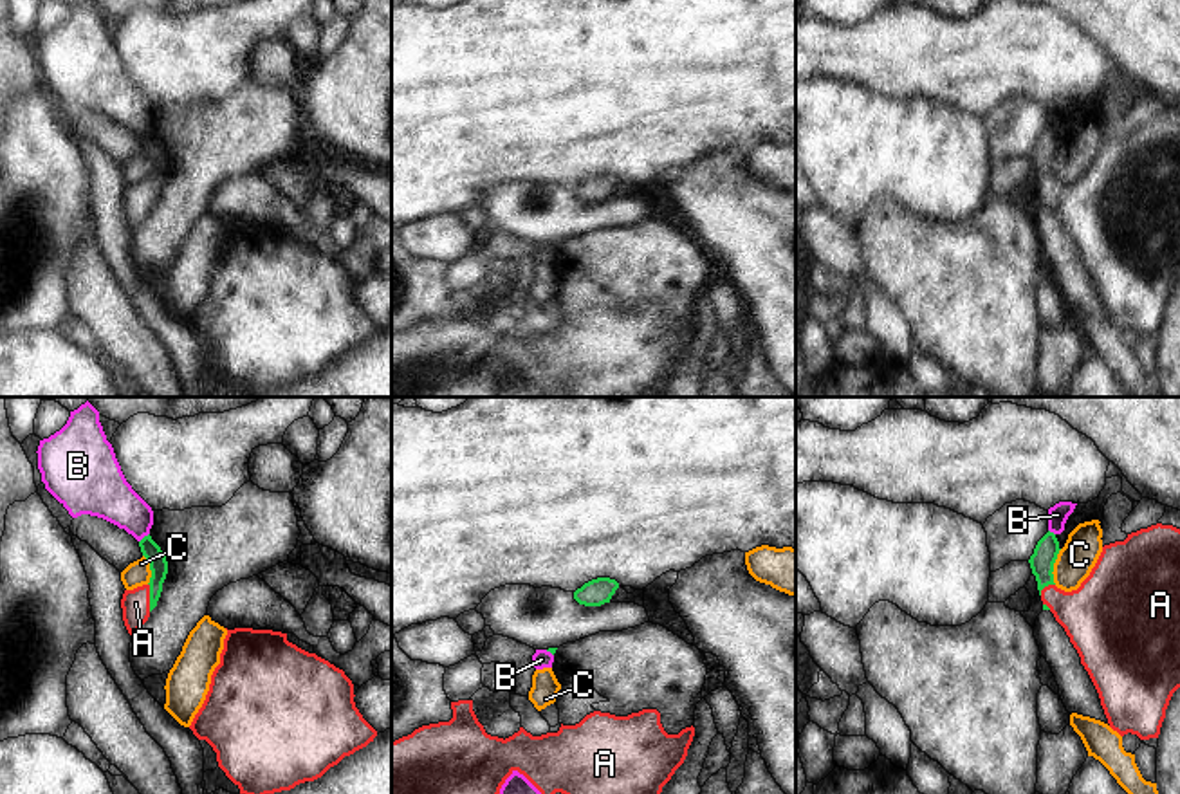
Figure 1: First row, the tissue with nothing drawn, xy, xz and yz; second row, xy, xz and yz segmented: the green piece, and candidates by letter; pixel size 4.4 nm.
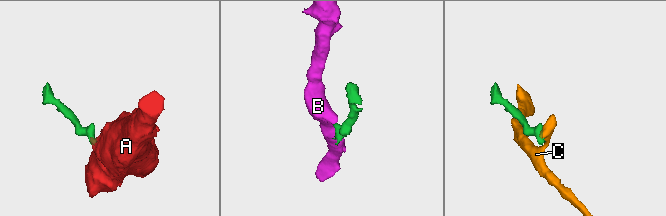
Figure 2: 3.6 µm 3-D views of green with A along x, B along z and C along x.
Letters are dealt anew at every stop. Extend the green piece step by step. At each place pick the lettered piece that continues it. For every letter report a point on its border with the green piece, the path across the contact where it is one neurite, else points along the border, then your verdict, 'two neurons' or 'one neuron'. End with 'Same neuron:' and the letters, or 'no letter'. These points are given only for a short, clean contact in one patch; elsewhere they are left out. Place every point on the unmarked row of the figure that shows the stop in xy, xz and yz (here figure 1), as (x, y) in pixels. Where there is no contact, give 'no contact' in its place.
A: contact xy (150, 193); way xy (157, 157), (157, 175), (150, 193), (136, 199); one neuron
B: contact xy (143, 134); border xy (148, 129), (139, 138); two neurons
C: contact yz (1052, 163); border yz (1061, 145), (1054, 159), (1054, 179); two neurons
Same neuron: A

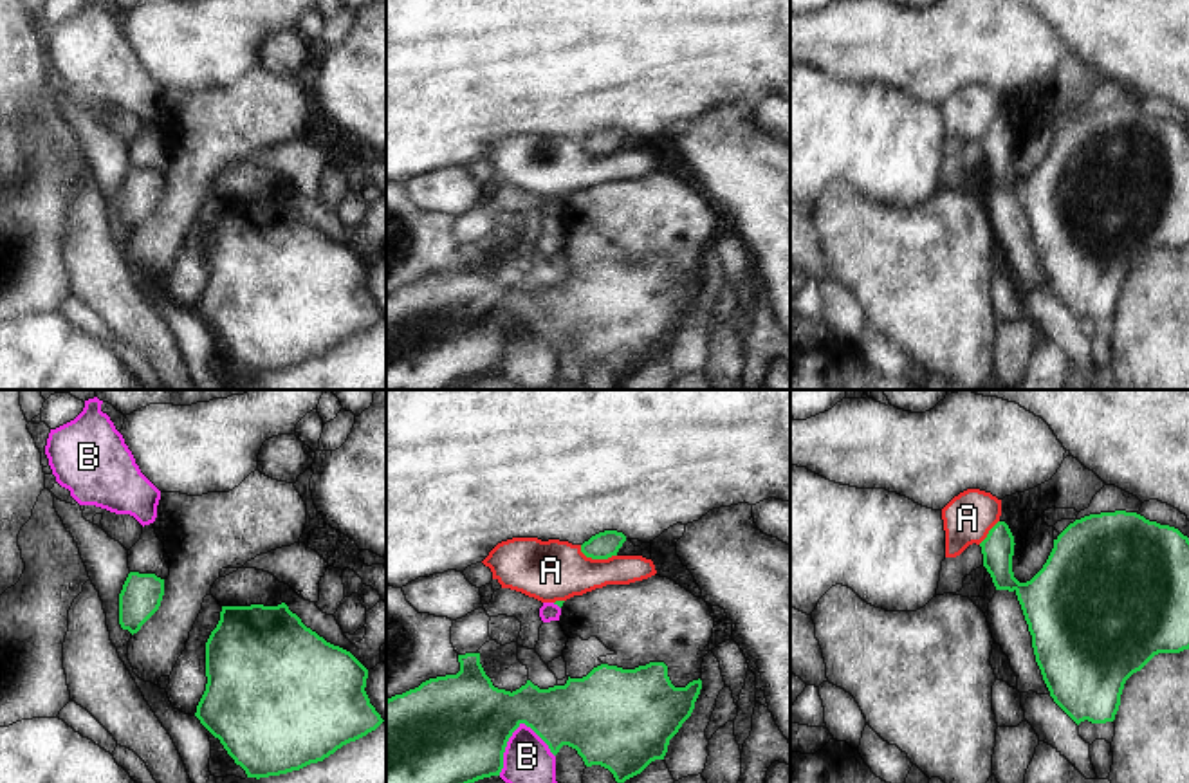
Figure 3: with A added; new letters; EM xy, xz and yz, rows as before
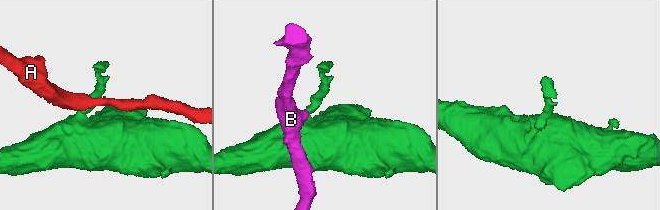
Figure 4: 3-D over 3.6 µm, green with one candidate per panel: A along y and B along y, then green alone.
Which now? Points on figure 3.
A: contact xz (596, 154); border xz (580, 141), (592, 154), (610, 154), (616, 150); two neurons
B: contact xz (513, 327); two neurons
Same neuron: no letter

